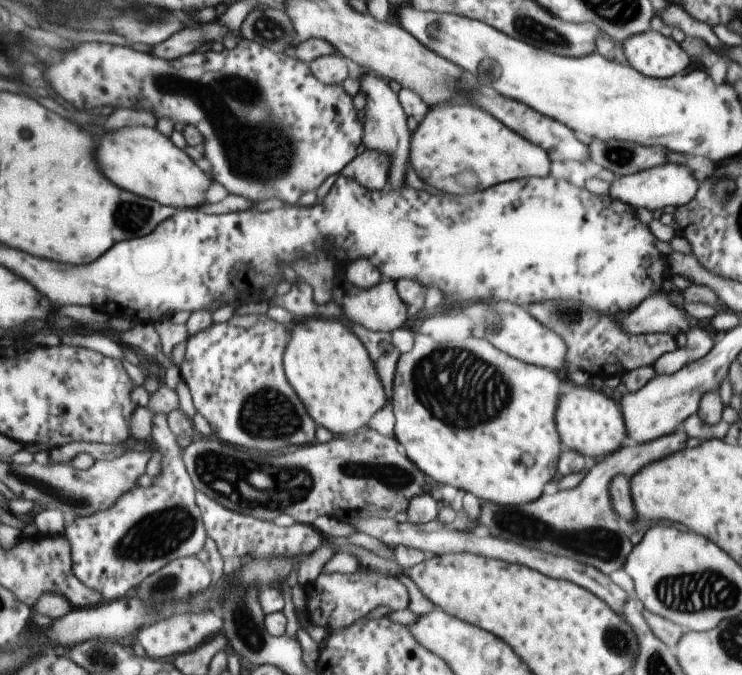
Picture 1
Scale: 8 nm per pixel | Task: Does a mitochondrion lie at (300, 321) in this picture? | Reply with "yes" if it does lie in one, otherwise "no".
no

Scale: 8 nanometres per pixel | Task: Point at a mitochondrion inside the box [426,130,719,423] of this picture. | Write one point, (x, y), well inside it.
(569, 317)

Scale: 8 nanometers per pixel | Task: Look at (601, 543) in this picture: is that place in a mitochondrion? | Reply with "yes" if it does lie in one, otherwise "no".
yes

